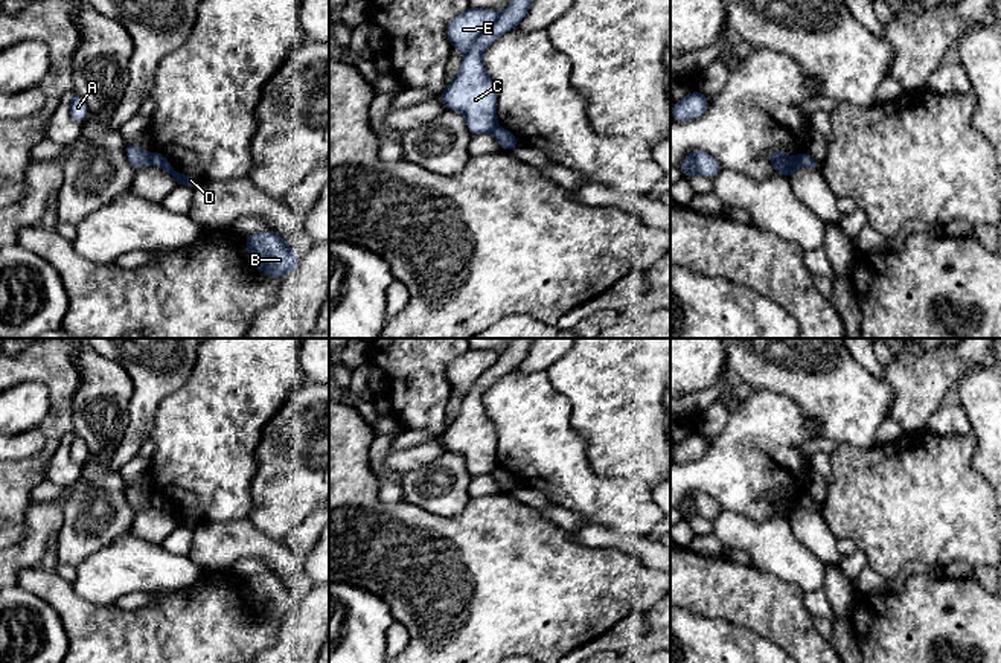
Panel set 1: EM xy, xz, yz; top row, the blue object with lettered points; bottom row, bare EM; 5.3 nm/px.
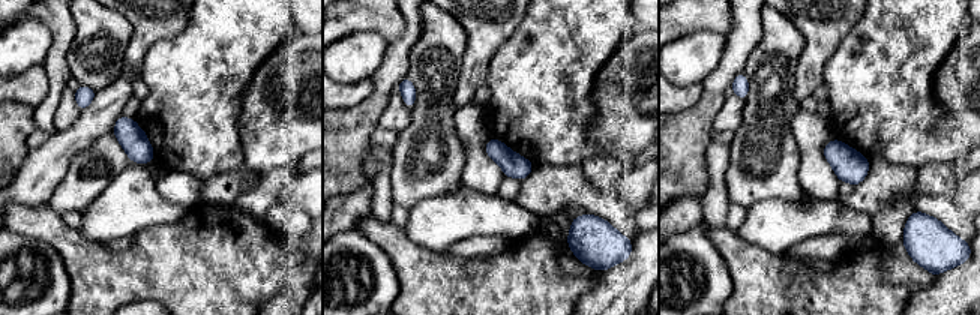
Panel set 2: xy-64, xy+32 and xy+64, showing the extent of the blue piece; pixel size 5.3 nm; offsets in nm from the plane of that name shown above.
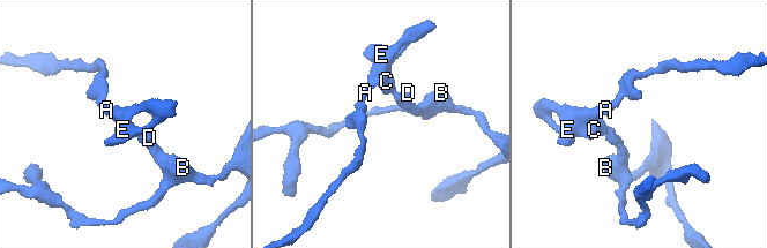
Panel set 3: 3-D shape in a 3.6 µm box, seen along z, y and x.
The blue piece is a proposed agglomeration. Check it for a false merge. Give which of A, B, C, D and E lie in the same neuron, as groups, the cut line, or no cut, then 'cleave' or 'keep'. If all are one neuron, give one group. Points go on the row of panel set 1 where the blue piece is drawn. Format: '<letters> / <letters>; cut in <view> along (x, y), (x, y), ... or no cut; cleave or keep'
A C E / B D; cut in xy along (151, 153), (153, 163); cleave

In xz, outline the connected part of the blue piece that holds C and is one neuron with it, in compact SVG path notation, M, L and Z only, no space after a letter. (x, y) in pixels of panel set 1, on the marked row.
M512 0L503 12L468 8L446 26L446 40L465 52L460 70L440 93L446 108L465 116L471 134L497 128L497 93L489 79L483 53L501 34L516 27L533 0Z

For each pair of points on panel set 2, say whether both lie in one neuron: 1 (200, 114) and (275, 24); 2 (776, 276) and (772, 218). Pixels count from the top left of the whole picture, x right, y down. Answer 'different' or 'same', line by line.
1: same
2: different

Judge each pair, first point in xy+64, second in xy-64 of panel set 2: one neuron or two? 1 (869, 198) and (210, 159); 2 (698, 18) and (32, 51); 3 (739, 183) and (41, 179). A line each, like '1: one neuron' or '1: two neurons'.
1: two neurons
2: two neurons
3: two neurons

